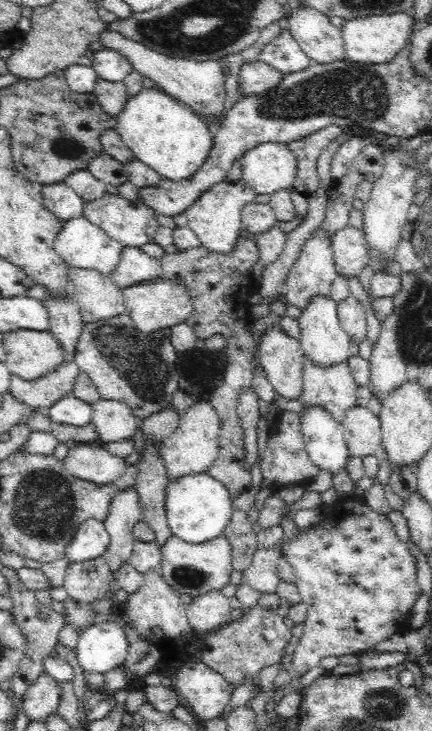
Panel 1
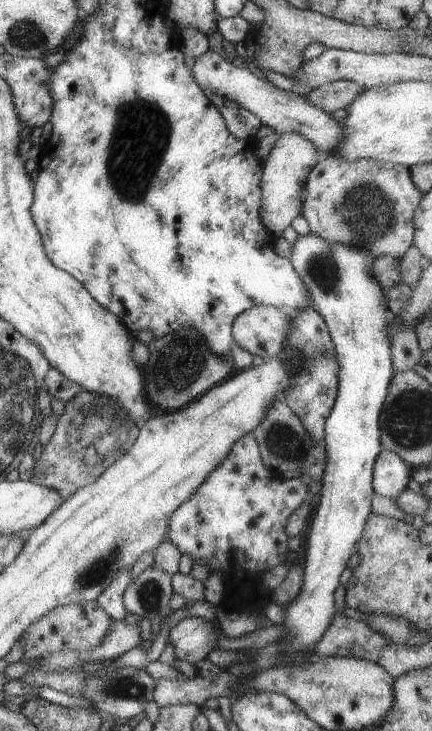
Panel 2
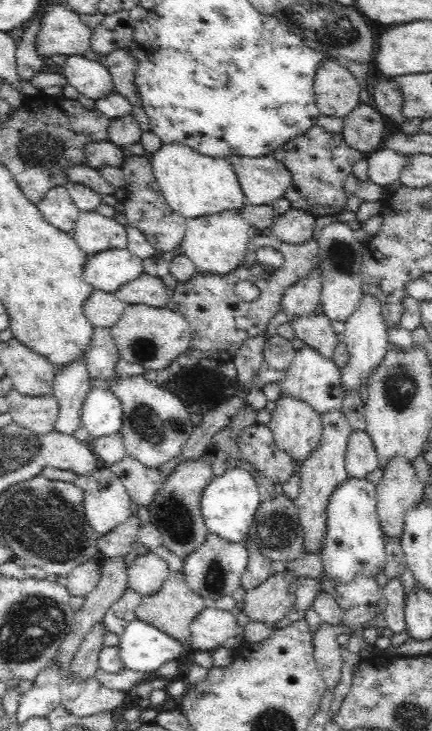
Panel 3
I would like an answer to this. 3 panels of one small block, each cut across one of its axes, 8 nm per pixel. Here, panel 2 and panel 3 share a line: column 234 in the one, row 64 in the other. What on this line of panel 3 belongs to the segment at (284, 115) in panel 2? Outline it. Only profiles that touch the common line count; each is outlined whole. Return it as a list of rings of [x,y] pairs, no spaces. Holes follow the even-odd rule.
[[[72,55],[67,57],[61,70],[68,84],[94,101],[110,93],[116,93],[111,74],[102,62],[88,60],[82,55]]]

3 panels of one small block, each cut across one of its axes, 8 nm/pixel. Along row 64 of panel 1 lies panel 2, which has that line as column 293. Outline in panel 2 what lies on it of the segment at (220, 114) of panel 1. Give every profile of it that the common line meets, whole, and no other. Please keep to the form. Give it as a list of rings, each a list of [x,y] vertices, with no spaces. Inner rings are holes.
[[[290,131],[279,134],[270,158],[265,160],[261,182],[261,219],[276,236],[281,236],[292,224],[292,220],[302,214],[305,180],[309,177],[313,166],[320,161],[321,156],[315,146],[300,133]]]

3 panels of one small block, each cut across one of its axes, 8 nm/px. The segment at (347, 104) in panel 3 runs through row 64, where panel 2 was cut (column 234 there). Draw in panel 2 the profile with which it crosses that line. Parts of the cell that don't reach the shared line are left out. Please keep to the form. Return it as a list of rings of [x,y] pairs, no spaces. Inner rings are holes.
[[[256,305],[241,312],[233,322],[234,345],[265,360],[276,358],[285,336],[291,332],[288,310],[272,305]]]

